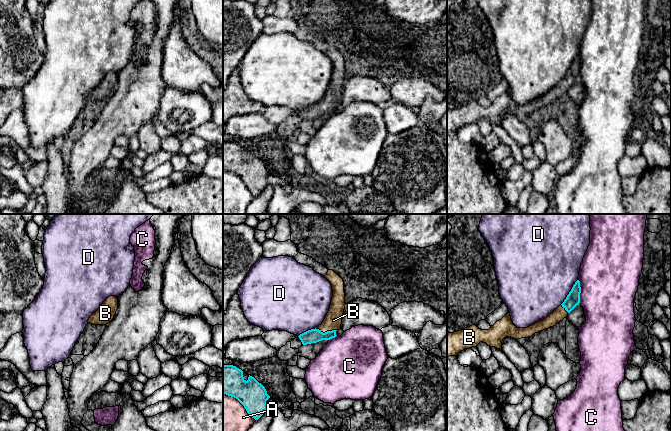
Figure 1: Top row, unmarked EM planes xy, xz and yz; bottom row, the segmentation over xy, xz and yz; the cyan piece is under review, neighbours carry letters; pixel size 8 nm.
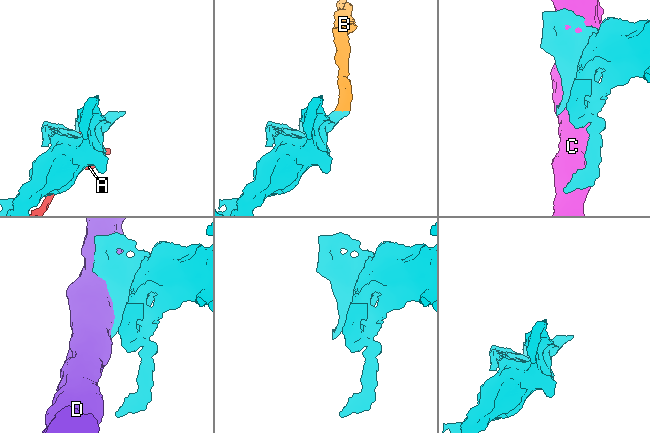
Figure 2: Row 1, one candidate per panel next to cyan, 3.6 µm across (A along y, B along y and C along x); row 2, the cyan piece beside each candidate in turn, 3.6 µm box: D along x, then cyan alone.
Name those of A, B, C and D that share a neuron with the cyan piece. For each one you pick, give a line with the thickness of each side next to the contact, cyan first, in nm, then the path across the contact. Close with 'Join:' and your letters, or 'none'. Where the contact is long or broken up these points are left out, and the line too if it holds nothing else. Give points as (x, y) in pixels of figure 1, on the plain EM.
B: calibres 110 and 140 nm; way xz (315, 111), (326, 108), (333, 96)
Join: B

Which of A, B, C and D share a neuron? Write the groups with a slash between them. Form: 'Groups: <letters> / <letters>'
Groups: A / B / C / D

